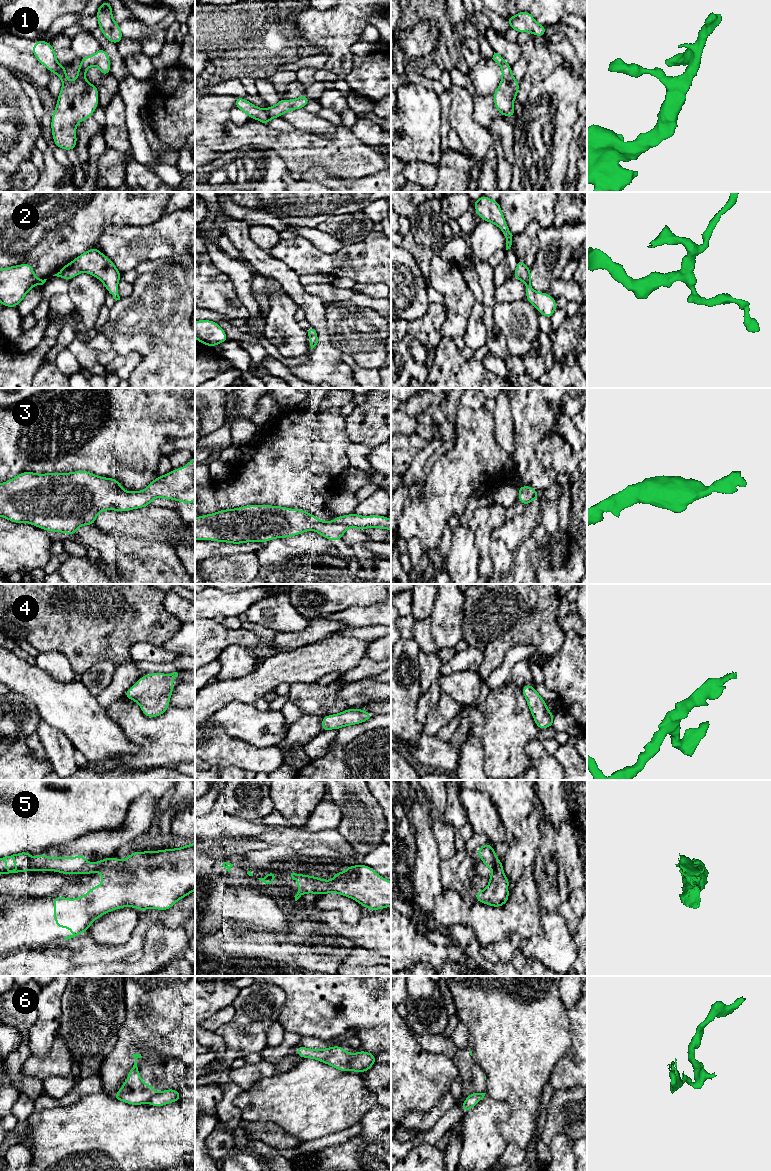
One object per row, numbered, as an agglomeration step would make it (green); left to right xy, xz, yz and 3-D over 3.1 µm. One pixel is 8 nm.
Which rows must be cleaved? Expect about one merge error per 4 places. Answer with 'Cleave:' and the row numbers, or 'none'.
Cleave: 6

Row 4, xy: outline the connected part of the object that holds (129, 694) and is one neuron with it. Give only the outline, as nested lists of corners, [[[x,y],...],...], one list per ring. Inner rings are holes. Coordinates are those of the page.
[[[177,672],[171,674],[153,673],[142,676],[124,696],[137,702],[146,717],[158,717],[168,708],[173,692],[173,679]]]

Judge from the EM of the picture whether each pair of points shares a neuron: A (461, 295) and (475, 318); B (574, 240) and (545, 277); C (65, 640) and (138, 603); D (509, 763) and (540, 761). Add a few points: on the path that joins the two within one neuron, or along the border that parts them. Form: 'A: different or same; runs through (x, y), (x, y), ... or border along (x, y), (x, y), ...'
A: different; border along (476, 302), (466, 331), (463, 334)
B: same; runs through (564, 250), (560, 254), (559, 262), (551, 267)
C: same; runs through (83, 622), (102, 605), (120, 605)
D: different; border along (535, 739), (531, 739), (525, 746), (530, 764)

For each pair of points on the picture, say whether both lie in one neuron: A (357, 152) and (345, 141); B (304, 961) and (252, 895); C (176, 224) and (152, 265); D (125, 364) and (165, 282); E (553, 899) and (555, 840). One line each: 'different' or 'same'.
A: same
B: different
C: different
D: different
E: same

